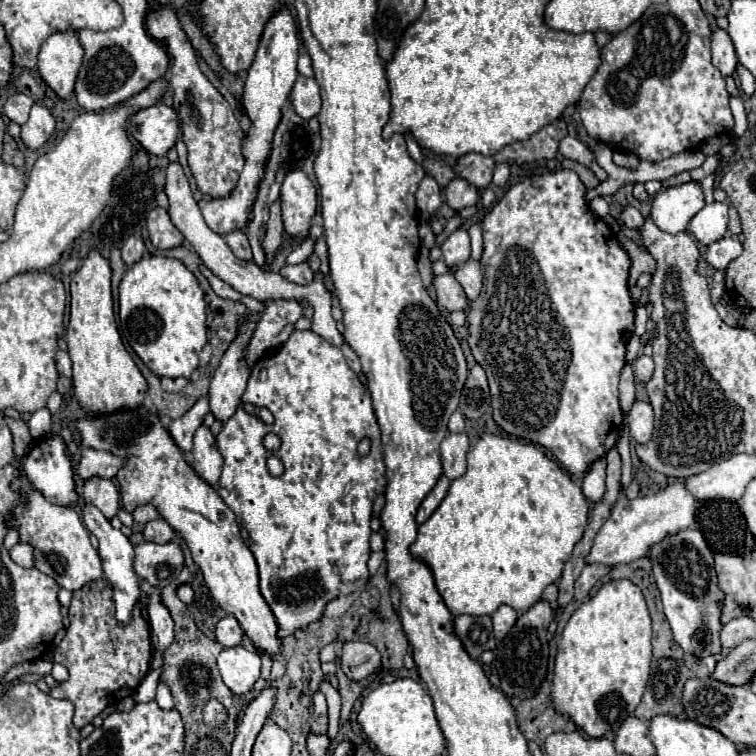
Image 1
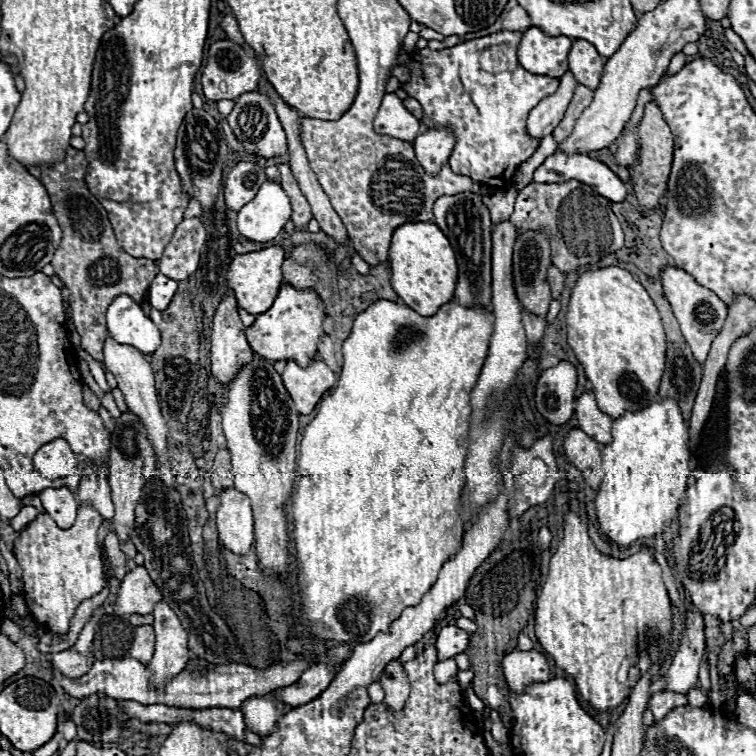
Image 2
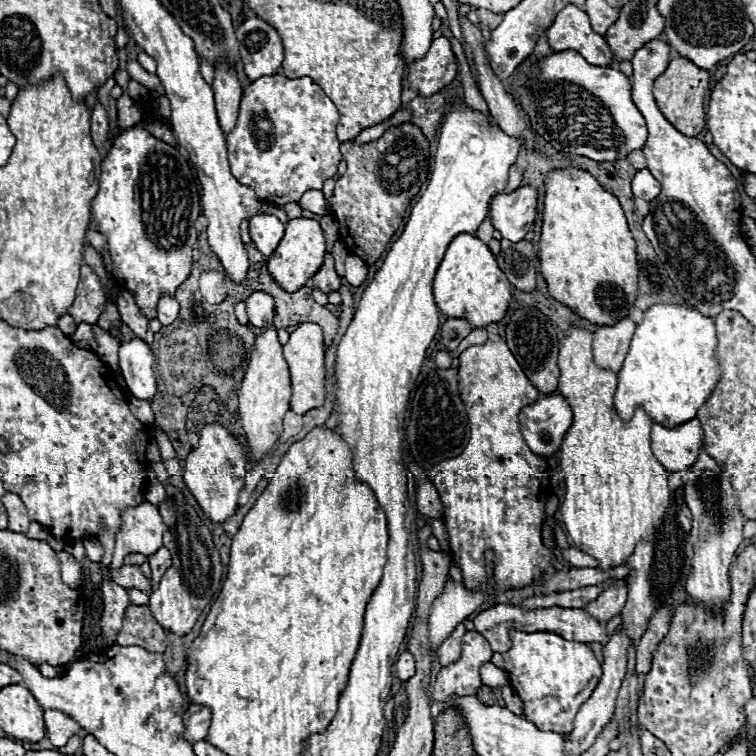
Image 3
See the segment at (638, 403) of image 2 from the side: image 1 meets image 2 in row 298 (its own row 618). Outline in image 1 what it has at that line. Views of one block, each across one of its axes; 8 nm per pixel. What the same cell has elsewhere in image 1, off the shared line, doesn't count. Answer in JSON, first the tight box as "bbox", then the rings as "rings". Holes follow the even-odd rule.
{"bbox":[552,578,652,738],"rings":[[[626,578],[610,580],[600,586],[600,590],[586,600],[568,620],[558,644],[556,666],[554,666],[554,684],[552,700],[560,714],[572,718],[590,738],[602,738],[608,732],[616,732],[626,716],[634,712],[644,694],[648,676],[650,676],[650,658],[652,658],[652,620],[644,600],[642,590]]]}

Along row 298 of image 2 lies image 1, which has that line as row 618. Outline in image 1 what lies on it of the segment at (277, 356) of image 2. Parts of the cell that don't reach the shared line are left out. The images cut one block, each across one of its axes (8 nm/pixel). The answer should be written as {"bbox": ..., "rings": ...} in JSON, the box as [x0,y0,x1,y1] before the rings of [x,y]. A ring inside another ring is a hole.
{"bbox":[216,330,386,640],"rings":[[[294,330],[276,354],[264,356],[254,364],[242,404],[234,416],[224,422],[224,428],[216,436],[216,444],[224,456],[216,490],[236,514],[238,524],[250,534],[250,552],[254,554],[260,572],[260,592],[276,616],[278,638],[282,640],[292,636],[298,628],[320,620],[324,606],[330,600],[352,594],[370,578],[372,504],[386,488],[386,464],[370,392],[346,364],[340,348],[332,346],[312,330]],[[246,402],[268,408],[274,414],[274,424],[268,426],[260,418],[248,414],[244,410]],[[268,432],[278,434],[282,440],[278,458],[284,462],[284,474],[280,478],[270,476],[266,468],[270,452],[264,448],[262,438]],[[364,436],[372,440],[372,450],[366,456],[360,456],[356,448]]]}

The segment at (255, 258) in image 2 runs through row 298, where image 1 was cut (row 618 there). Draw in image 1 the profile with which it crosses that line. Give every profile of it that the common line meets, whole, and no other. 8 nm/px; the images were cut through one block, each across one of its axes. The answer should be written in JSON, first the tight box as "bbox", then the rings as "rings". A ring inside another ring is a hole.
{"bbox":[76,404,282,660],"rings":[[[142,404],[138,408],[122,408],[110,414],[92,414],[78,420],[76,430],[80,434],[82,448],[104,450],[126,460],[116,474],[116,480],[122,486],[124,510],[134,512],[138,506],[152,504],[160,516],[186,540],[192,558],[220,608],[234,614],[252,642],[264,648],[272,660],[280,660],[282,644],[276,636],[278,626],[270,606],[260,594],[258,566],[250,548],[240,536],[236,516],[218,496],[216,488],[202,480],[186,462],[160,414]]]}

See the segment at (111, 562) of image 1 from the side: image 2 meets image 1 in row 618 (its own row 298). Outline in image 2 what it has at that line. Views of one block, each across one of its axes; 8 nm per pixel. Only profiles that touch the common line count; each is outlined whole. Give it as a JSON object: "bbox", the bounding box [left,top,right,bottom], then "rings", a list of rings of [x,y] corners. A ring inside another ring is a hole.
{"bbox":[106,296,160,354],"rings":[[[118,296],[106,314],[108,332],[118,344],[138,348],[142,354],[154,354],[160,344],[160,330],[142,312],[130,296]]]}

